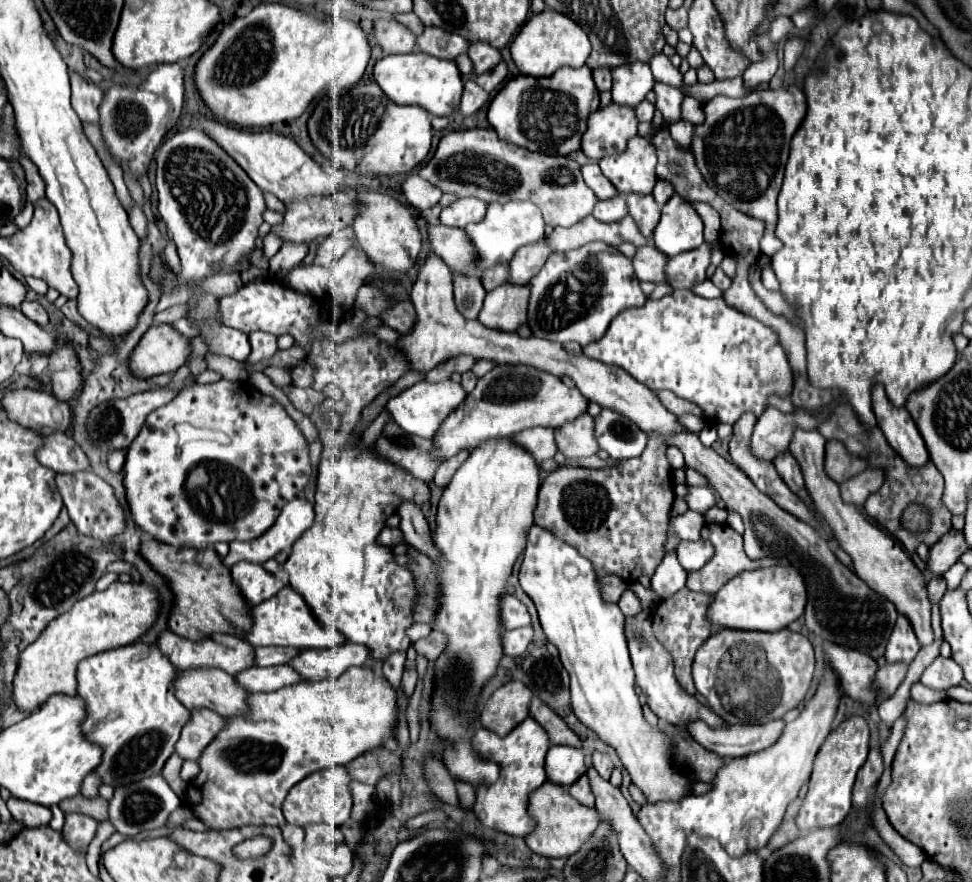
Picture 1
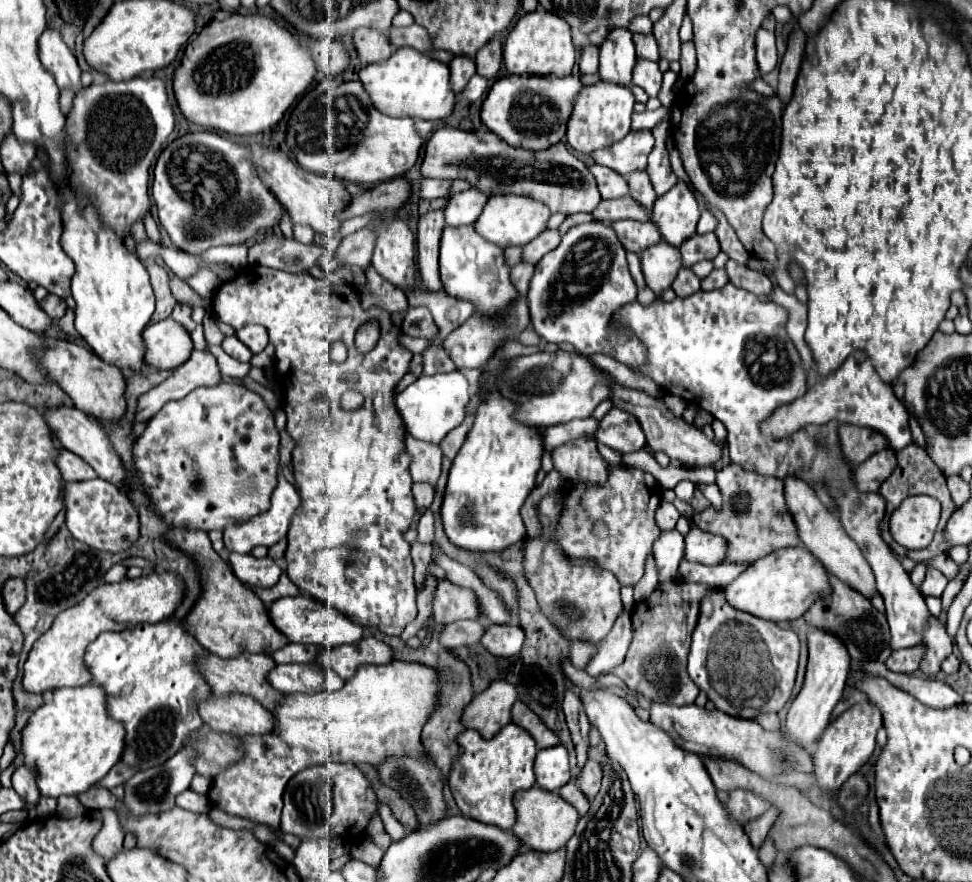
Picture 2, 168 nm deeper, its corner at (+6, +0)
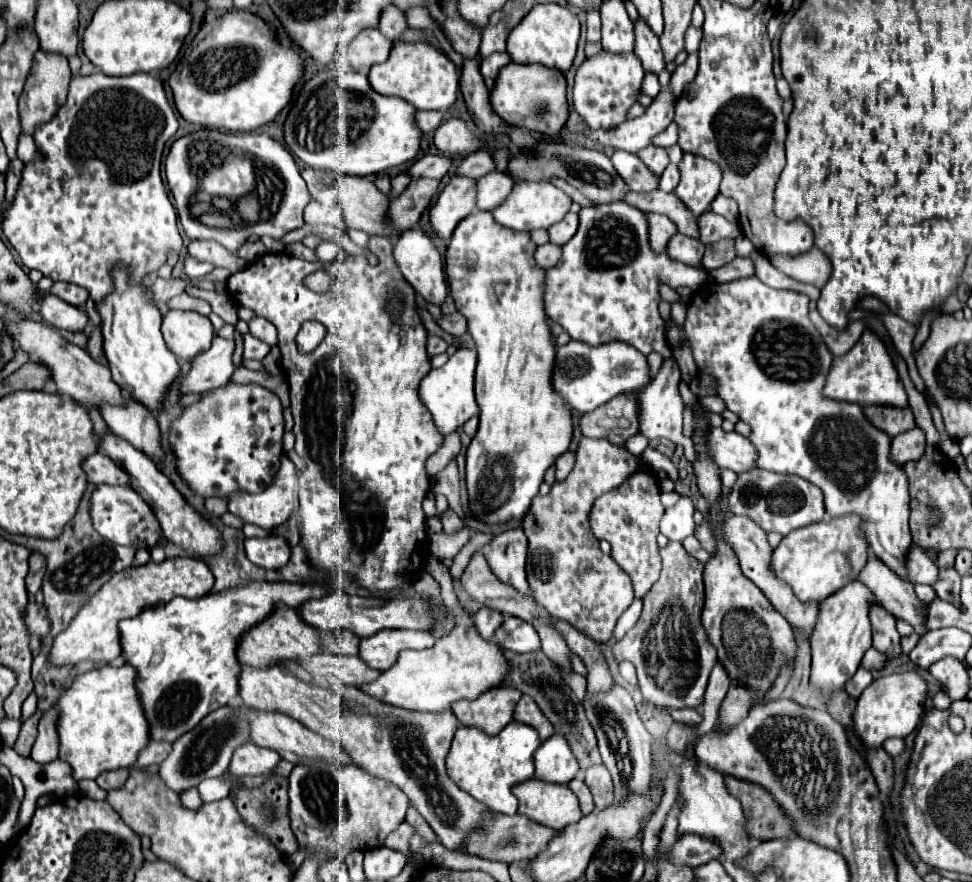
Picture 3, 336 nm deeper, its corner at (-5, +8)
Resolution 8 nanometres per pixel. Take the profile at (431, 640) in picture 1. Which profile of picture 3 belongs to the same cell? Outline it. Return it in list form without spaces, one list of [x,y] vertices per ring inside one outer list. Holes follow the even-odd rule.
[[[482,607],[482,609],[476,613],[476,619],[474,619],[480,635],[482,635],[484,639],[488,639],[488,641],[494,637],[494,631],[502,625],[502,621],[504,621],[504,615],[502,615],[502,613],[498,613],[498,611],[494,611],[494,609],[486,609],[486,607]]]

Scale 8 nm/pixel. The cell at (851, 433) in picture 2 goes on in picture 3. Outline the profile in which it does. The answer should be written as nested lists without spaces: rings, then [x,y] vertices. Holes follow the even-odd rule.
[[[864,405],[866,417],[886,431],[890,437],[896,437],[898,433],[914,429],[914,413],[908,407],[890,407],[890,405]]]

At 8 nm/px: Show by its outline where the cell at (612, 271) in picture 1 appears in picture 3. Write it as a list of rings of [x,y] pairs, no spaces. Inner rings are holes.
[[[624,201],[582,207],[578,233],[562,249],[564,249],[562,261],[552,269],[548,269],[546,273],[544,303],[546,303],[546,315],[552,321],[560,323],[572,339],[584,341],[588,345],[624,341],[628,345],[634,345],[644,355],[652,351],[658,351],[664,359],[672,355],[672,349],[668,349],[664,337],[664,319],[658,313],[658,303],[660,303],[658,289],[662,283],[673,289],[677,289],[680,285],[698,289],[708,279],[708,275],[698,267],[672,261],[666,253],[654,253],[648,241],[648,219],[644,211],[626,205]]]

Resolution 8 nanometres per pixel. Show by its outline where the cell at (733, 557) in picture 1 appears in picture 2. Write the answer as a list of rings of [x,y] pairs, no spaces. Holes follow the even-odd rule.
[[[731,463],[717,473],[717,485],[723,493],[723,511],[717,513],[713,507],[697,513],[693,523],[719,535],[727,541],[727,555],[723,563],[755,563],[757,559],[775,553],[785,547],[799,547],[801,541],[795,533],[795,523],[787,513],[783,499],[783,481],[775,477],[763,477],[757,473],[743,473],[741,465]]]

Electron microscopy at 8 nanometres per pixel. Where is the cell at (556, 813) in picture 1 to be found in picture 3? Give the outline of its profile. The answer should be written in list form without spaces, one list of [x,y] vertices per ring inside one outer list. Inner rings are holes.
[[[528,779],[512,787],[518,799],[518,813],[532,821],[538,821],[554,831],[562,831],[566,825],[582,817],[578,799],[570,793],[568,785],[544,783]]]

